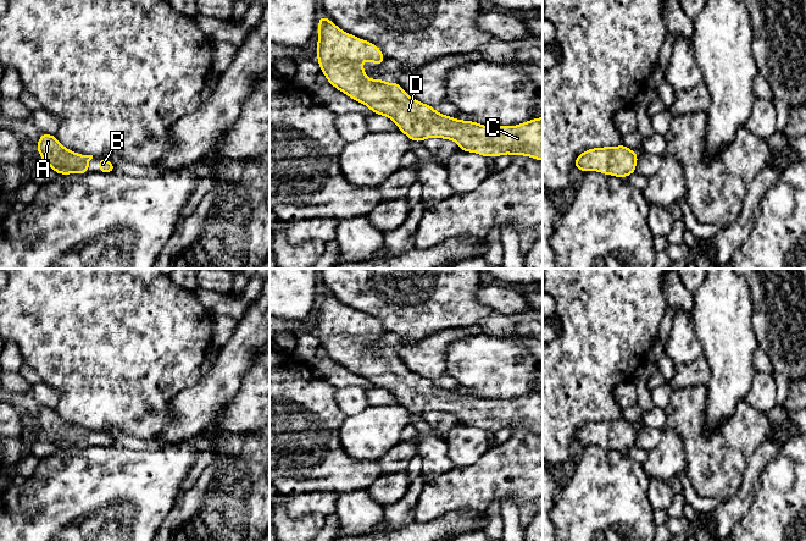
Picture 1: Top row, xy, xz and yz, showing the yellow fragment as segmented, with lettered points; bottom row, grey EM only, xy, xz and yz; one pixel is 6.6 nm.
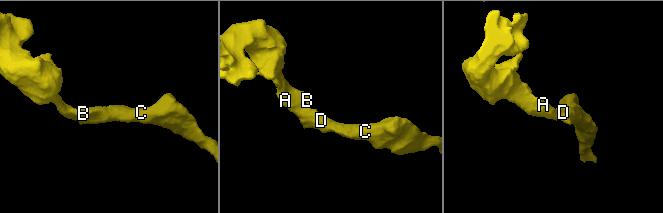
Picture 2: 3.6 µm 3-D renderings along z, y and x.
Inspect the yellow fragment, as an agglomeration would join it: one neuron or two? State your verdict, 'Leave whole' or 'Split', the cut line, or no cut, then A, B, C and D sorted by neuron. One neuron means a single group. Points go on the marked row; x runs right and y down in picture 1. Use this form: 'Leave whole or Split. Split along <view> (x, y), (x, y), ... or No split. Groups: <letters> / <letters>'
Leave whole. No split. Groups: A B C D

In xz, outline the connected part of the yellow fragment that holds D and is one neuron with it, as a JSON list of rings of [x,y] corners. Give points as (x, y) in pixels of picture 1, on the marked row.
[[[323,15],[319,16],[317,33],[319,38],[316,55],[328,83],[352,100],[365,104],[376,115],[389,117],[412,142],[422,142],[423,139],[437,137],[454,140],[461,150],[478,153],[485,158],[511,154],[543,161],[543,116],[512,127],[489,127],[469,120],[461,121],[445,116],[437,112],[433,106],[411,98],[398,82],[385,83],[383,78],[369,79],[366,77],[362,66],[365,60],[368,59],[376,66],[382,65],[385,60],[377,45],[341,31]]]

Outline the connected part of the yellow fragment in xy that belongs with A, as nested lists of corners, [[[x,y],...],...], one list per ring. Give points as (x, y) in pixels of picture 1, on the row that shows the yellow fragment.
[[[41,133],[38,143],[38,153],[57,175],[88,173],[88,164],[93,155],[80,155],[65,148],[55,136]]]

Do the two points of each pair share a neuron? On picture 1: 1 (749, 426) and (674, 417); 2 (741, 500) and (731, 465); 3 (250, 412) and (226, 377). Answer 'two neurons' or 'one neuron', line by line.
1: one neuron
2: two neurons
3: two neurons

